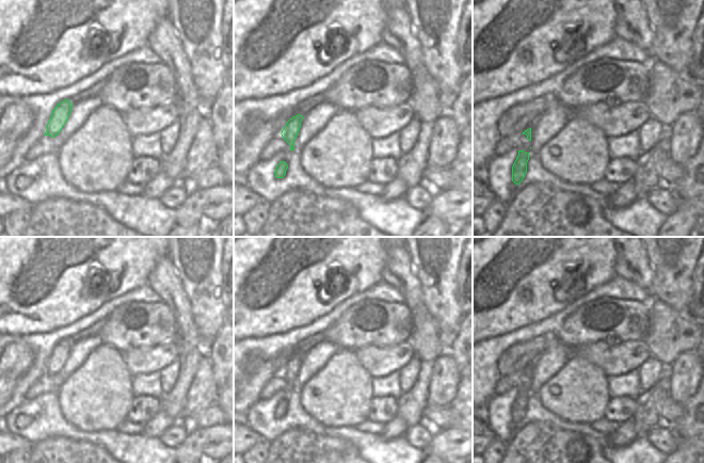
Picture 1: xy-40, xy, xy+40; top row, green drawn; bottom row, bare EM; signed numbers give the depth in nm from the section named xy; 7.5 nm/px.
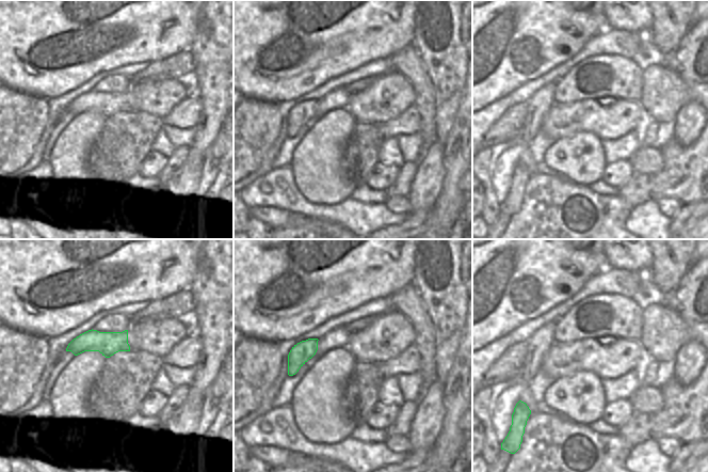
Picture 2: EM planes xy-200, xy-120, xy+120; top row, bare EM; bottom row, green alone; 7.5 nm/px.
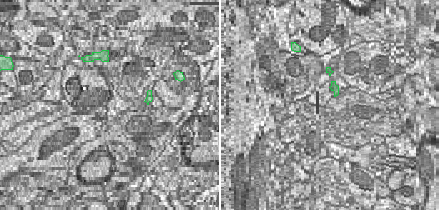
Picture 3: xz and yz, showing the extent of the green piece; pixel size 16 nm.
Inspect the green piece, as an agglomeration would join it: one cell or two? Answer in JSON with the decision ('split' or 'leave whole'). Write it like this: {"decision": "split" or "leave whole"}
{"decision": "leave whole"}

